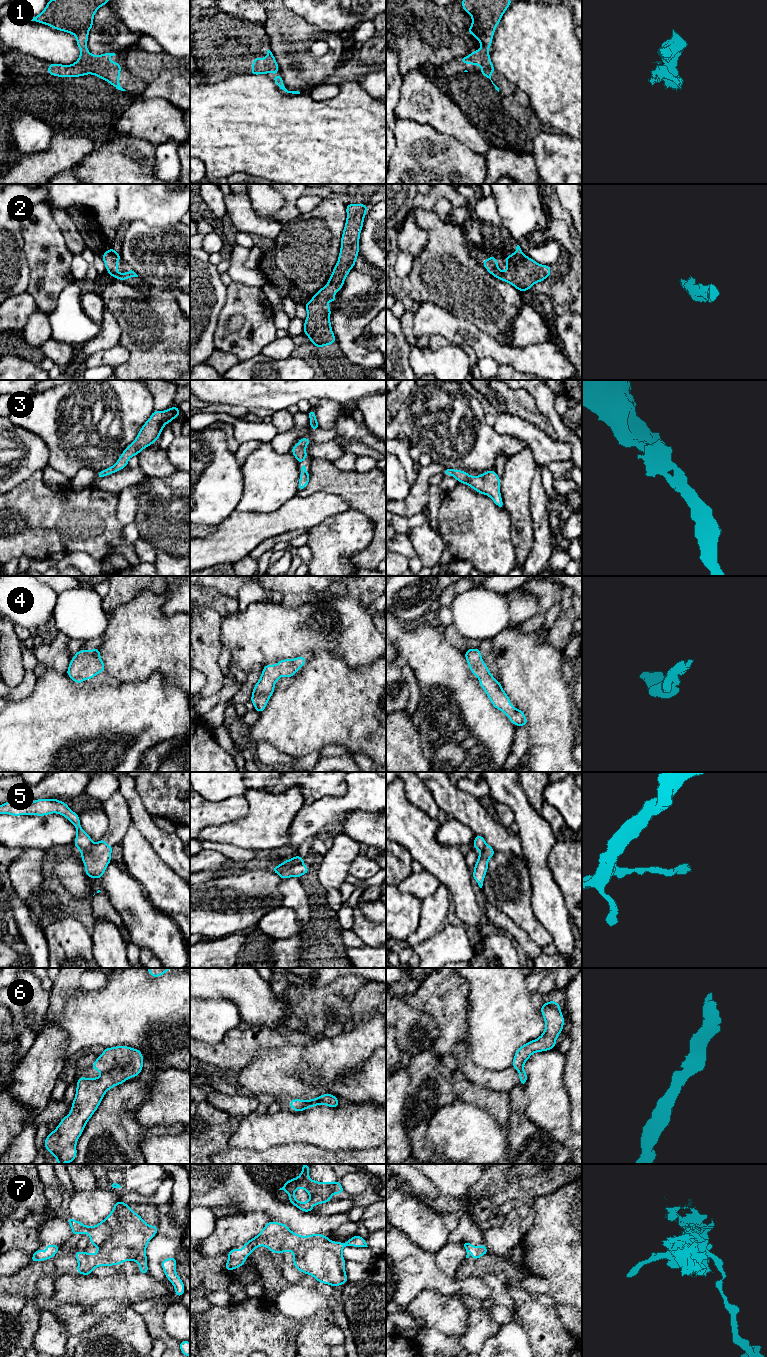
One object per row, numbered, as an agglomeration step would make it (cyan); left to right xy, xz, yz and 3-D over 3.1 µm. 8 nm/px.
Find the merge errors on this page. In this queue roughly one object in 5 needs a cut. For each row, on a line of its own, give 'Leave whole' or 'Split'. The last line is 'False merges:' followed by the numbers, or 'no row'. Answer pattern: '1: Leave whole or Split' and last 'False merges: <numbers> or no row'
1: Leave whole
2: Leave whole
3: Leave whole
4: Leave whole
5: Split
6: Leave whole
7: Leave whole
False merges: 5

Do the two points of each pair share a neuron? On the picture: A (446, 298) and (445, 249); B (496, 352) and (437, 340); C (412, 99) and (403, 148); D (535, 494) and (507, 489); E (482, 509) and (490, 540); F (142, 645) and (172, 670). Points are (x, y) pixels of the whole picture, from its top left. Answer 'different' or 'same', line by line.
A: same
B: different
C: different
D: different
E: same
F: same

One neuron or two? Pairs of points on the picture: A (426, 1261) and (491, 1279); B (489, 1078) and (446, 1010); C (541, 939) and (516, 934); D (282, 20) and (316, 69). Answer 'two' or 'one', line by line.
A: two
B: one
C: two
D: one

